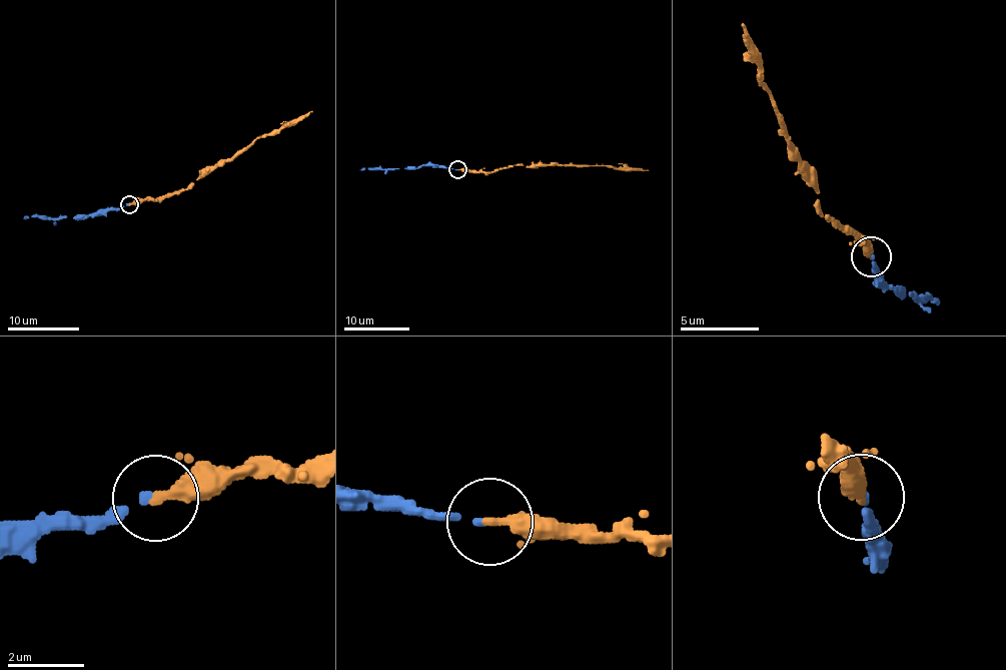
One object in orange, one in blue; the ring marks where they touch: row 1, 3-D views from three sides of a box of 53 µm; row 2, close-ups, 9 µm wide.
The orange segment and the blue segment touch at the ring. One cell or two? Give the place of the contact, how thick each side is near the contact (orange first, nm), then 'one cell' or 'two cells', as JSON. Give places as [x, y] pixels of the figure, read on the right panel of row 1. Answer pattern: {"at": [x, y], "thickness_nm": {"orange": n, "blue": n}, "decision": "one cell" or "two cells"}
{"at": [871, 256], "thickness_nm": {"orange": 320, "blue": 180}, "decision": "one cell"}

